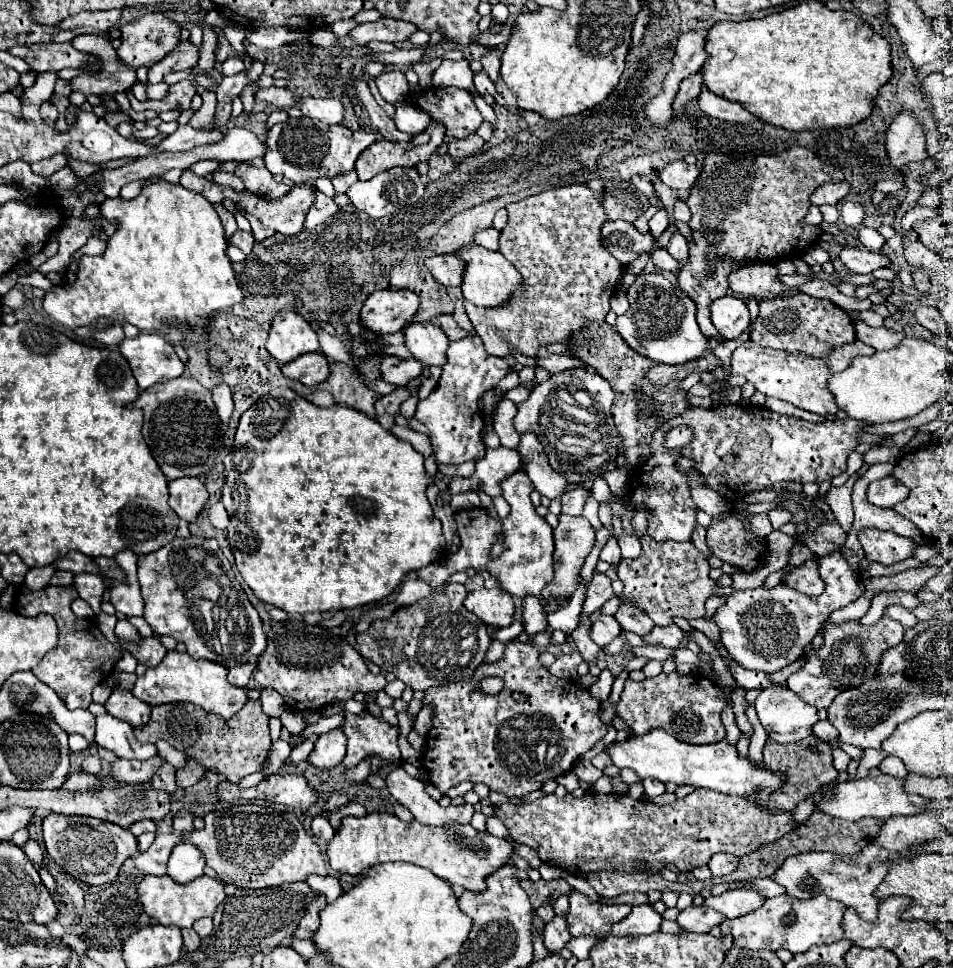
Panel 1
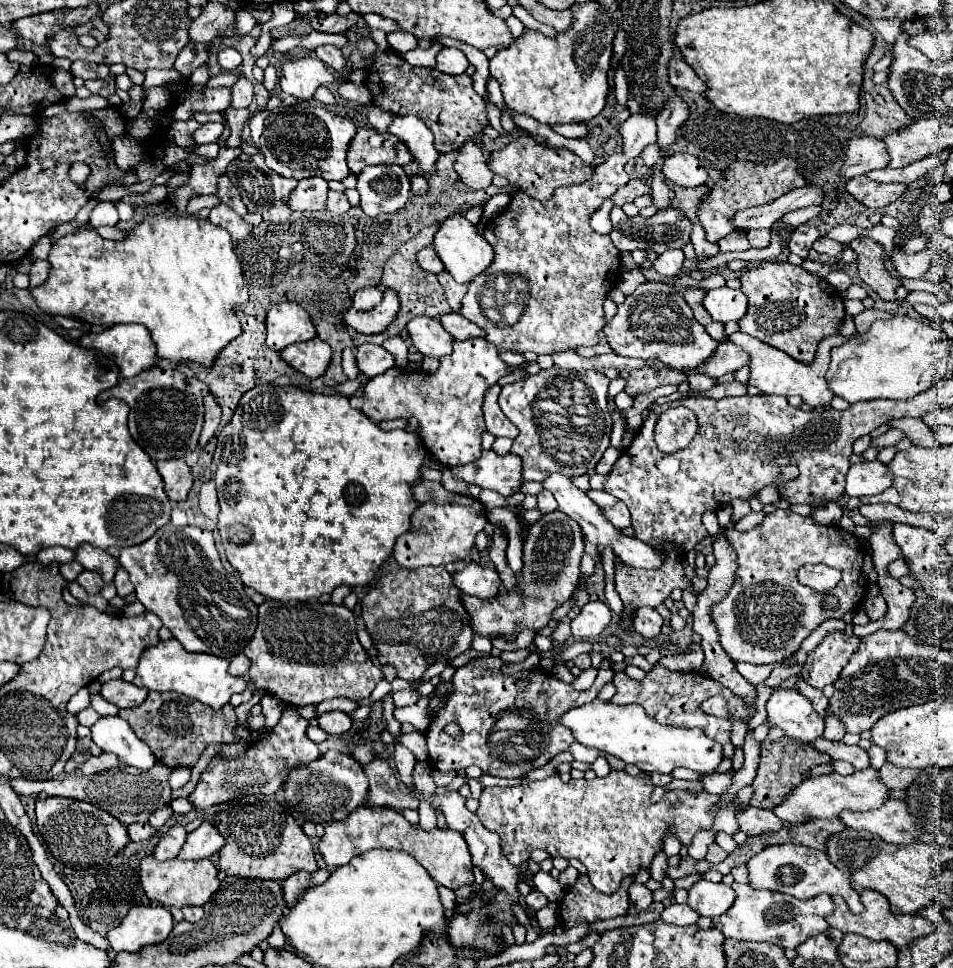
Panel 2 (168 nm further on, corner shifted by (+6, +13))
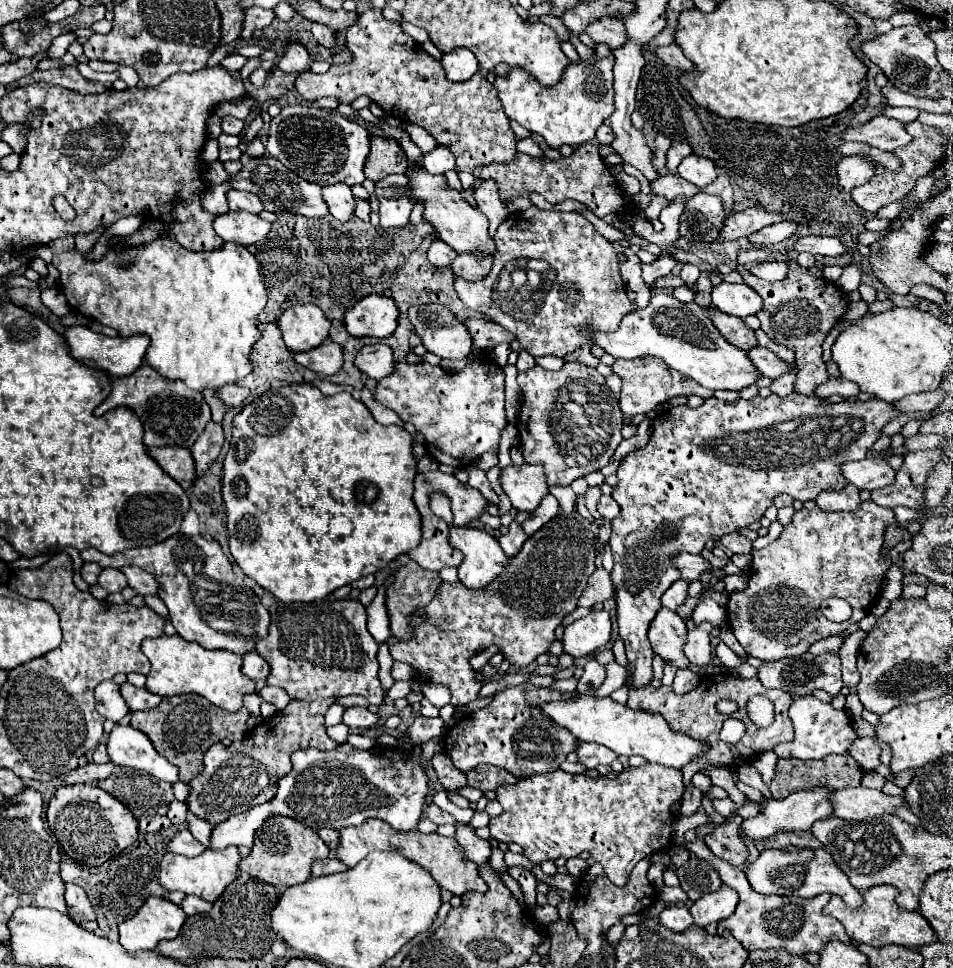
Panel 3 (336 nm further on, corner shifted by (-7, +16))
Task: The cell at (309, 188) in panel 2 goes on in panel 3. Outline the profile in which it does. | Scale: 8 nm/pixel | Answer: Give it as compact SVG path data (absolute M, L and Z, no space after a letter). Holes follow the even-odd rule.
M334 184L322 188L324 200L330 208L330 214L340 222L350 222L354 218L356 200L352 196L352 190L346 184Z

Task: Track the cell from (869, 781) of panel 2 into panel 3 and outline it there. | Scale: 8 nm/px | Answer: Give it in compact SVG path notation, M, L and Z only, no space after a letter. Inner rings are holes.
M814 788L812 792L796 792L782 800L768 800L754 818L746 818L740 826L740 832L750 842L762 842L774 838L778 832L800 832L810 830L812 824L820 818L832 816L832 806L828 802L828 788Z

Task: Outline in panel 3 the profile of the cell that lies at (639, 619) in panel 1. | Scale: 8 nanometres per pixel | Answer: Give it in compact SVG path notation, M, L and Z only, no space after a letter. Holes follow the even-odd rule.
M660 608L648 628L648 640L654 654L658 654L662 660L668 660L674 668L680 670L690 666L690 660L682 650L686 644L686 624L674 610Z

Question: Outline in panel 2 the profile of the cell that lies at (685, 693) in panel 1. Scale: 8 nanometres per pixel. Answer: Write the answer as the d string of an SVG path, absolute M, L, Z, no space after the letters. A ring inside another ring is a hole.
M655 665L651 671L647 671L645 679L641 681L633 681L631 677L627 677L625 671L617 671L613 677L613 683L617 687L617 693L613 695L611 703L615 705L629 705L629 703L637 703L641 705L647 715L651 715L653 719L657 719L663 725L677 725L677 727L699 727L705 731L707 737L719 741L719 743L727 743L729 741L729 731L731 731L731 723L729 719L721 719L721 717L713 717L709 713L705 713L701 709L701 703L709 697L715 695L723 695L727 701L727 709L731 711L733 717L739 719L747 719L749 715L753 715L751 709L747 709L727 687L723 687L719 681L701 675L697 671L669 671L663 665Z

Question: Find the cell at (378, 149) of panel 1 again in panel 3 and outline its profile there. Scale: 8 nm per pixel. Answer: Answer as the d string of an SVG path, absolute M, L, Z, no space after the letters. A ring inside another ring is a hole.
M372 138L372 150L366 160L366 178L378 182L390 174L404 174L408 170L408 160L396 140Z

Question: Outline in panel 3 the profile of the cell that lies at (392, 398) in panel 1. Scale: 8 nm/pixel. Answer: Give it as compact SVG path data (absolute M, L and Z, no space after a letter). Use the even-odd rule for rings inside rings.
M478 358L470 366L460 372L446 372L440 366L432 364L394 364L394 372L380 380L376 386L378 402L390 410L394 410L404 422L414 424L426 438L428 454L440 464L448 464L454 468L470 466L484 452L498 452L500 434L506 428L504 416L504 370L490 358Z

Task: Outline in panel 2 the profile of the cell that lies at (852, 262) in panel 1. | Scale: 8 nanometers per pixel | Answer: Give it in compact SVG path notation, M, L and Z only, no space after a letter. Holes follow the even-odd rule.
M819 237L819 239L813 243L813 249L817 249L819 253L827 253L827 255L833 255L833 257L837 257L837 255L841 255L841 253L843 253L845 245L837 243L837 241L833 241L833 239Z

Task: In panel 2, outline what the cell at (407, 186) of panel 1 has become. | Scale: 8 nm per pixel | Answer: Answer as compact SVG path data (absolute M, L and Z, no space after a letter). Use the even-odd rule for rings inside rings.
M365 167L357 175L357 191L361 195L361 209L369 217L379 213L395 213L405 207L411 183L403 167Z

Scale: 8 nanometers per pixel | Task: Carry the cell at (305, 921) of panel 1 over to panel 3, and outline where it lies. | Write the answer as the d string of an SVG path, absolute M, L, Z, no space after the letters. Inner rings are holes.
M324 858L324 860L316 860L312 864L312 876L326 876L326 874L336 874L336 872L344 872L348 870L340 860L336 858Z

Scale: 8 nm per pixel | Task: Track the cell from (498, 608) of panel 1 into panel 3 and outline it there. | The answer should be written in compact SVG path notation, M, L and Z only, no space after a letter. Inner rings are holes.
M452 526L450 530L450 546L464 556L458 566L460 582L466 588L484 588L488 580L494 580L502 572L508 556L486 530L470 526Z

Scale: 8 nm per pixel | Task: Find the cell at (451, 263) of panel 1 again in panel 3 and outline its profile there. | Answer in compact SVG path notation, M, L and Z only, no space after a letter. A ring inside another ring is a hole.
M442 240L432 242L428 248L428 260L436 266L448 266L454 258L456 258L456 252L448 244L444 244Z

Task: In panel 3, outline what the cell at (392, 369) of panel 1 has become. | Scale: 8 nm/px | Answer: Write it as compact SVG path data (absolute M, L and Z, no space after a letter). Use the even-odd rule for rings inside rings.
M378 342L378 344L368 344L364 346L358 354L356 354L356 368L366 374L368 378L374 380L382 380L386 376L390 376L390 372L394 370L394 358L392 358L392 350L388 344Z

